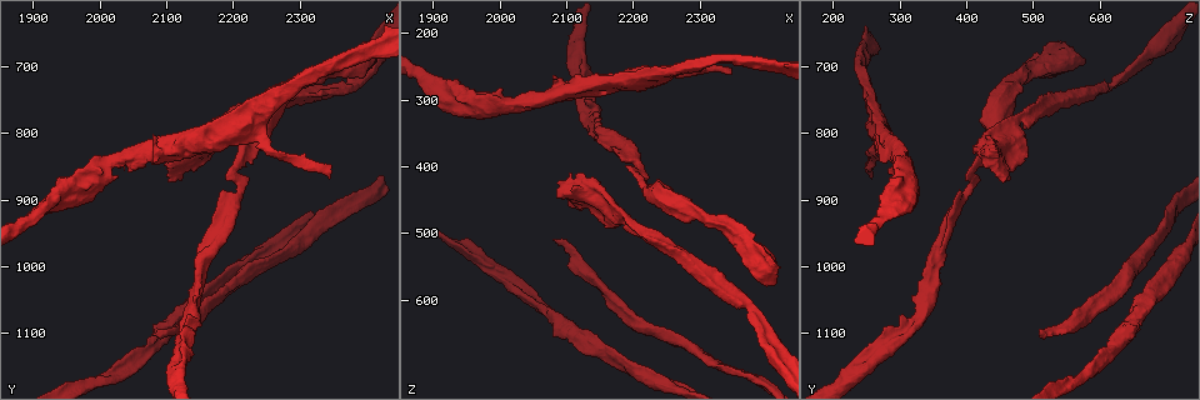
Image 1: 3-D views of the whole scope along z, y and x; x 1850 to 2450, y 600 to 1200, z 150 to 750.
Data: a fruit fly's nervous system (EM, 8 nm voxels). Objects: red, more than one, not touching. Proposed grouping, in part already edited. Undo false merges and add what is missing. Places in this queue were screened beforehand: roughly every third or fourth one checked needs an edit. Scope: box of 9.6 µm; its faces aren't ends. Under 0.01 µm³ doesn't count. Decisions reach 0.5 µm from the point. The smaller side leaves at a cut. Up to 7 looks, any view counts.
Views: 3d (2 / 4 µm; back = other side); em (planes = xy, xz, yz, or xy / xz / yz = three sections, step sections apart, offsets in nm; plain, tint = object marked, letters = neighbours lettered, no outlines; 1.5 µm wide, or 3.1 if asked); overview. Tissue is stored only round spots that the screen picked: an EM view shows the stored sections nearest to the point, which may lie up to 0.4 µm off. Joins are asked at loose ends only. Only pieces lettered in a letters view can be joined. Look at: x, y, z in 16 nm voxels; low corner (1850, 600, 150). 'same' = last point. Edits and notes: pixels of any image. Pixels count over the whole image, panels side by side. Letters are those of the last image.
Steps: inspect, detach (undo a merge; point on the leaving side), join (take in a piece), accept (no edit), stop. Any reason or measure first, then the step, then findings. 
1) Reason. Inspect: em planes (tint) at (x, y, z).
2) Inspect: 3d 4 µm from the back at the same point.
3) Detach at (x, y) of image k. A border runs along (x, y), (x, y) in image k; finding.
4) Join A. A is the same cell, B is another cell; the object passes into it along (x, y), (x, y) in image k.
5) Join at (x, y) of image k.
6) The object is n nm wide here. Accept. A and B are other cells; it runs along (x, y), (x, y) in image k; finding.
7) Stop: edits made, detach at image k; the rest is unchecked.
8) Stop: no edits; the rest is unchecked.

Tapers out. Inspect: 3d 2 µm at (2345, 865, 255).

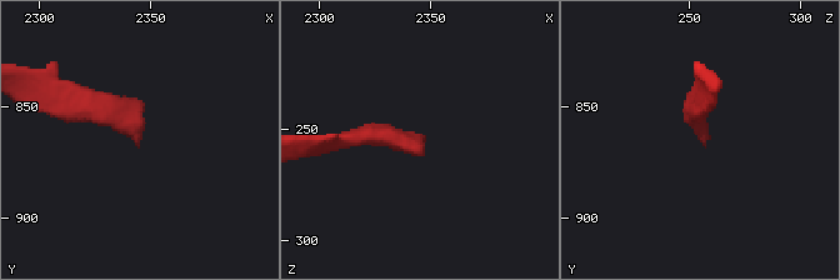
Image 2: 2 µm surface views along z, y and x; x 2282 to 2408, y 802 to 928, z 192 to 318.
Now the EM. Inspect: em planes (letters) at (2343, 866, 257).

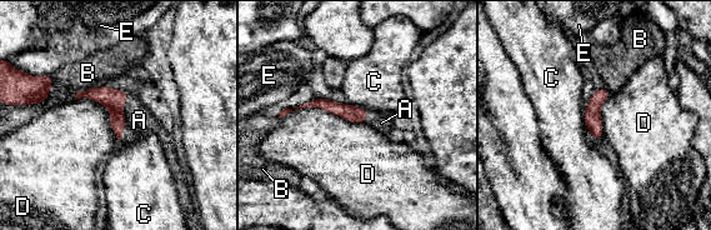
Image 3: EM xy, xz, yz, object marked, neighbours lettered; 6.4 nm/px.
Join at (139, 120) of image 3. A is the same cell, B, C, D and E are other cells; the neuron continues.

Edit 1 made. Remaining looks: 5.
Four-way junction. Inspect: 3d 2 µm from the back at (2160, 800, 450).

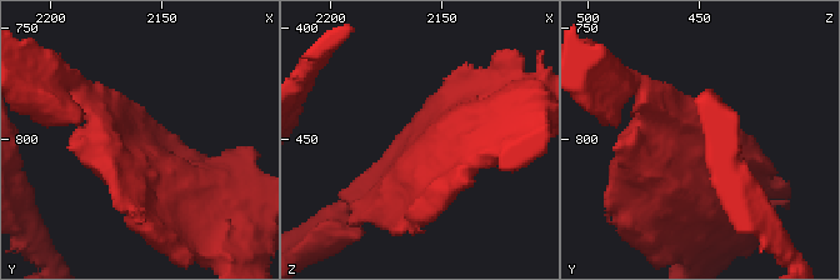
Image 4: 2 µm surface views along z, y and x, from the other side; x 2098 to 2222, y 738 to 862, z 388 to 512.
4 arms meet here. Inspect: em yz step 4 (tint) at (2161, 803, 449).

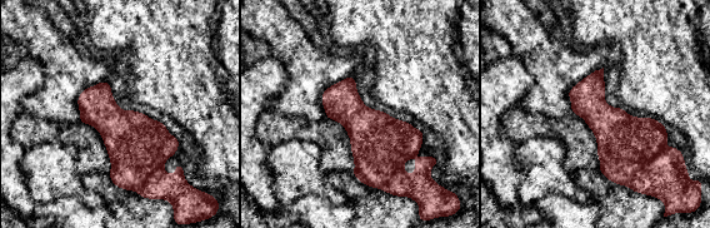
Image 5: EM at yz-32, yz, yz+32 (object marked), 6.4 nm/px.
Another direction. Inspect: em planes (letters) at the same point.

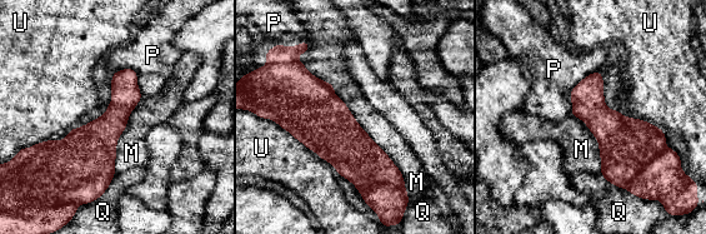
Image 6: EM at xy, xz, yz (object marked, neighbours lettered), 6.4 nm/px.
The object is 200 nm wide here. Detach at (387, 202) of image 6. M, P, Q and U are other cells; a border runs along (404, 187), (375, 184), (359, 189) in image 6; a second neuron is stuck on.

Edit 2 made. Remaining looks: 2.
Stop: edits made, join at image 3, detach at image 6; the rest is unchecked.

